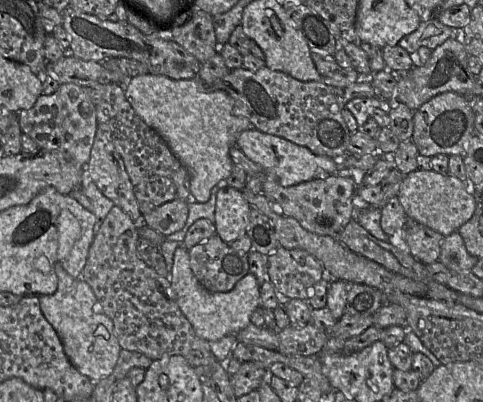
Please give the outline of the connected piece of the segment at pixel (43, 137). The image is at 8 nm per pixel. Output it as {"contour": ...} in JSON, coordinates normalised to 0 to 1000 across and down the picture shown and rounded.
{"contour":[[[124,209],[110,234],[85,234],[64,269],[39,276],[33,289],[46,331],[64,341],[85,373],[122,376],[178,418],[203,316],[199,261],[184,249],[174,216]]]}

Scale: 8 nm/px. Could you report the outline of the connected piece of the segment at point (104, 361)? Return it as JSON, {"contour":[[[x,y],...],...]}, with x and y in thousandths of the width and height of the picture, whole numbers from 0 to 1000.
{"contour":[[[124,659],[116,677],[116,726],[81,736],[87,781],[120,831],[147,905],[164,928],[201,953],[234,925],[251,873],[234,801],[213,776],[190,716],[168,689],[151,692]]]}

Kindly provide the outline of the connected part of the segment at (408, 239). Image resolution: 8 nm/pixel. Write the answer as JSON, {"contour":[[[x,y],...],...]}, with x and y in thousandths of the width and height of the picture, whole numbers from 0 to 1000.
{"contour":[[[855,557],[839,562],[834,592],[849,632],[880,659],[911,647],[915,600],[921,592],[911,580],[872,557]]]}

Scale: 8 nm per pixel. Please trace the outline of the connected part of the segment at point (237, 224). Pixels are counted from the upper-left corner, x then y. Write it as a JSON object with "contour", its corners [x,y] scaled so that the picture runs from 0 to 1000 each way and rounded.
{"contour":[[[474,463],[455,468],[447,485],[441,555],[447,585],[472,607],[505,587],[518,520],[520,512],[499,475]]]}

